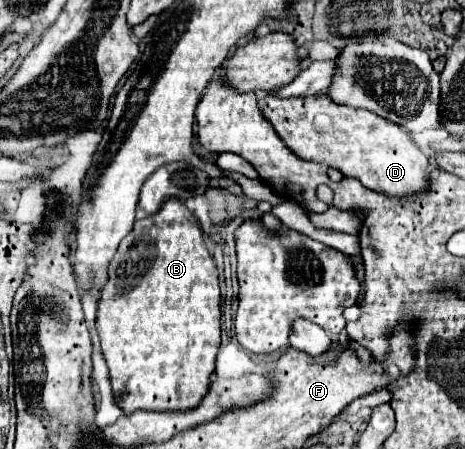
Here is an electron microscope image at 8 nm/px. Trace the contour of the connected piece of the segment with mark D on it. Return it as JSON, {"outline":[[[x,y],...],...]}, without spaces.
{"outline":[[[324,93],[312,95],[312,97],[288,97],[288,99],[268,95],[258,101],[258,107],[260,107],[262,115],[274,125],[278,137],[298,157],[302,157],[306,161],[316,161],[320,165],[334,167],[348,177],[360,179],[360,183],[364,183],[364,187],[368,187],[372,191],[382,191],[390,197],[418,195],[428,189],[428,159],[426,159],[426,155],[408,137],[404,127],[398,127],[384,117],[376,117],[376,113],[370,113],[368,109],[354,109],[348,105],[338,105]]]}

